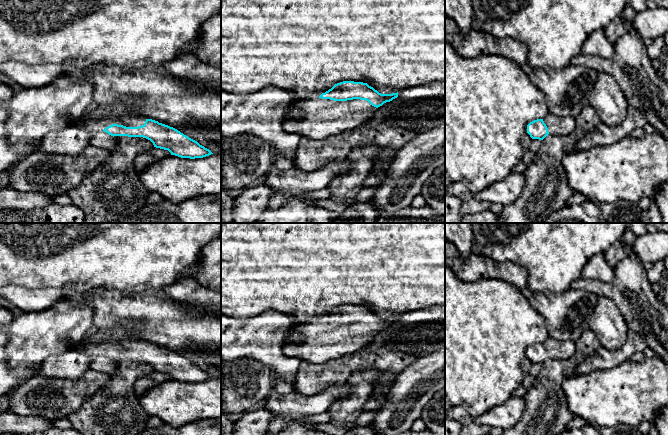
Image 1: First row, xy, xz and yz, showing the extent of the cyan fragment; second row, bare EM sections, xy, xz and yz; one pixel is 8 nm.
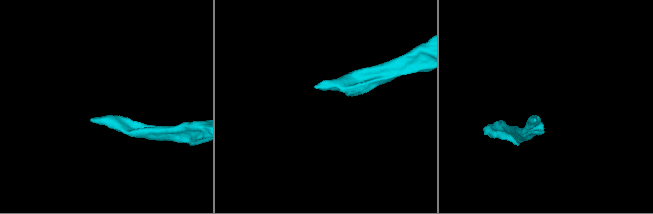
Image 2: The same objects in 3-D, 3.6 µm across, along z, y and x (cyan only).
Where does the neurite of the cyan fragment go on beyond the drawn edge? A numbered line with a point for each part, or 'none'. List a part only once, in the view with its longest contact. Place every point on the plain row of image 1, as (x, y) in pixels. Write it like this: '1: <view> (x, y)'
1: xz (322, 342)

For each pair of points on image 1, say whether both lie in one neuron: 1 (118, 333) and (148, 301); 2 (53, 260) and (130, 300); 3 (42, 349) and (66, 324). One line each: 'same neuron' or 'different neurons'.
1: different neurons
2: different neurons
3: same neuron

